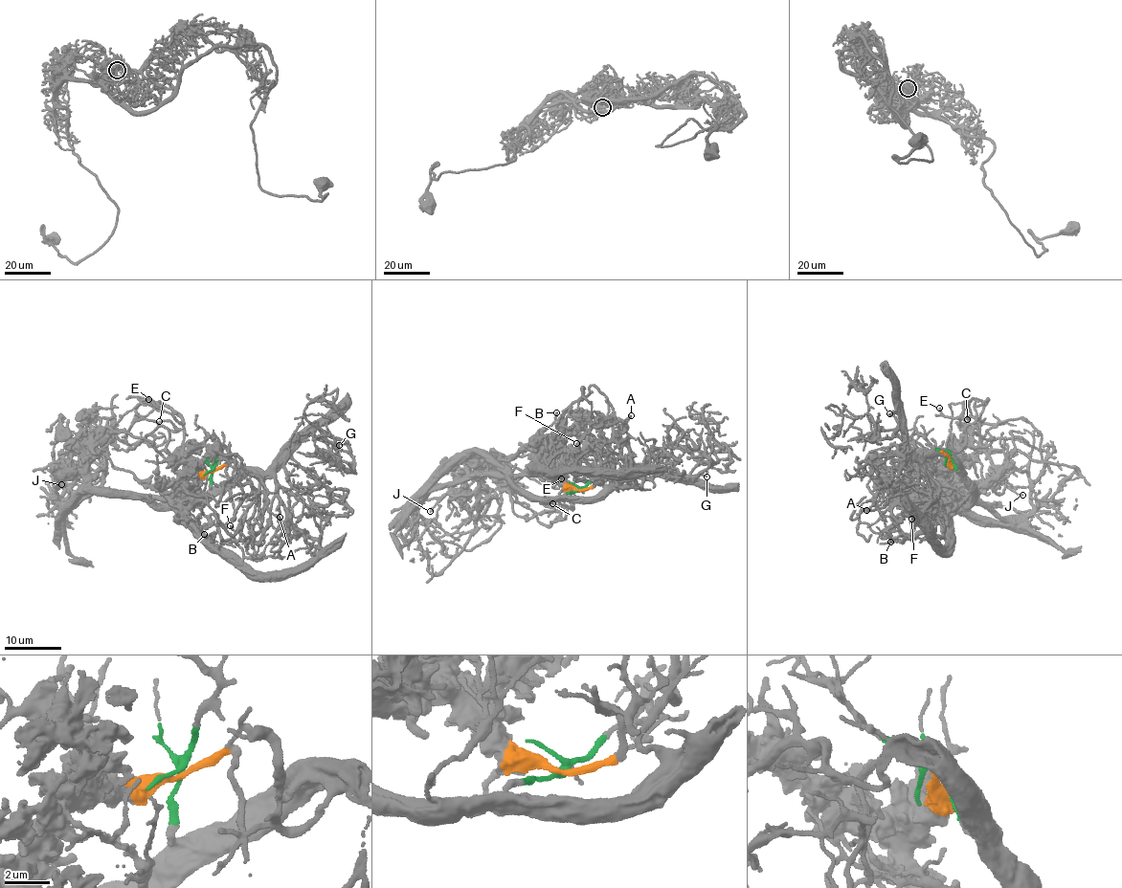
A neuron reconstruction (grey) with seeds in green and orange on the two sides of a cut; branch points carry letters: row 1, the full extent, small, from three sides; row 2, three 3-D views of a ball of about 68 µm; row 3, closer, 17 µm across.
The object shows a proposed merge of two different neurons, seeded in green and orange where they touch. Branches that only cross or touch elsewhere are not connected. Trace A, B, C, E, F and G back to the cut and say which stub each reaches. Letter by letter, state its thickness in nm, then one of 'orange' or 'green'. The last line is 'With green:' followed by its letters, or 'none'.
A: calibre 220 nm; orange
B: calibre 180 nm; green
C: calibre 150 nm; orange
E: calibre 150 nm; orange
F: calibre 120 nm; green
G: calibre 110 nm; green
With green: B, F, G

